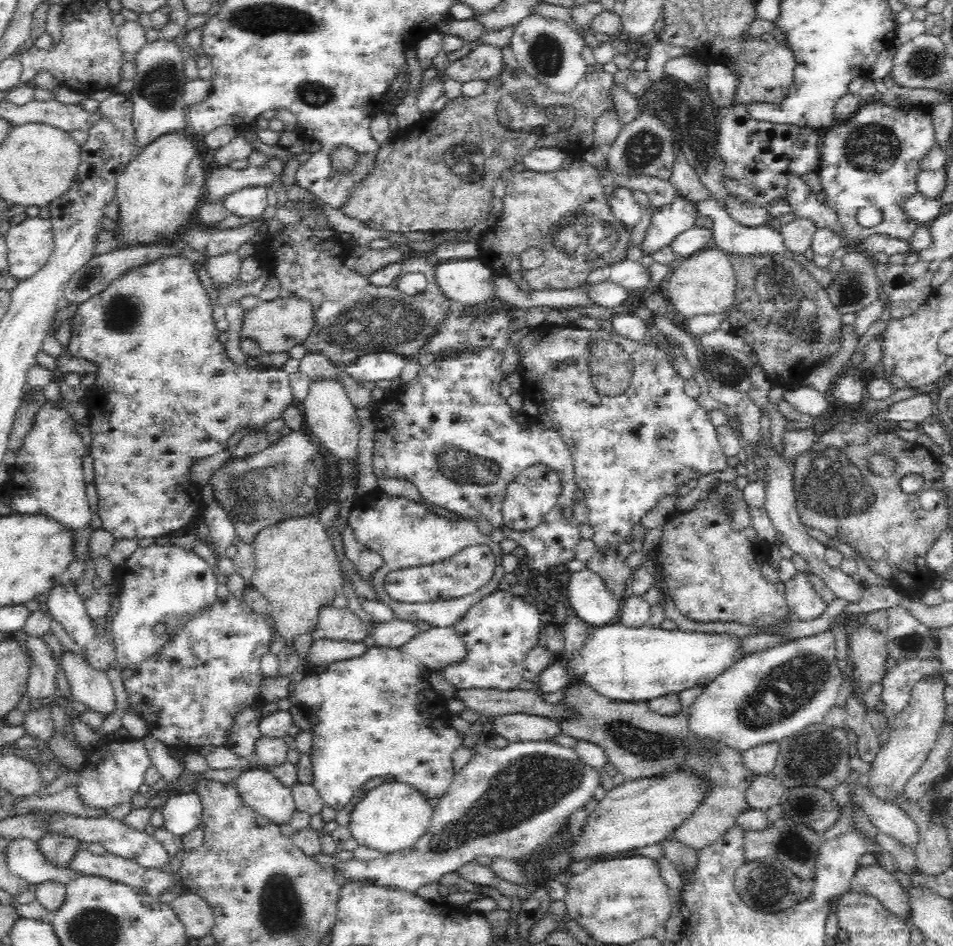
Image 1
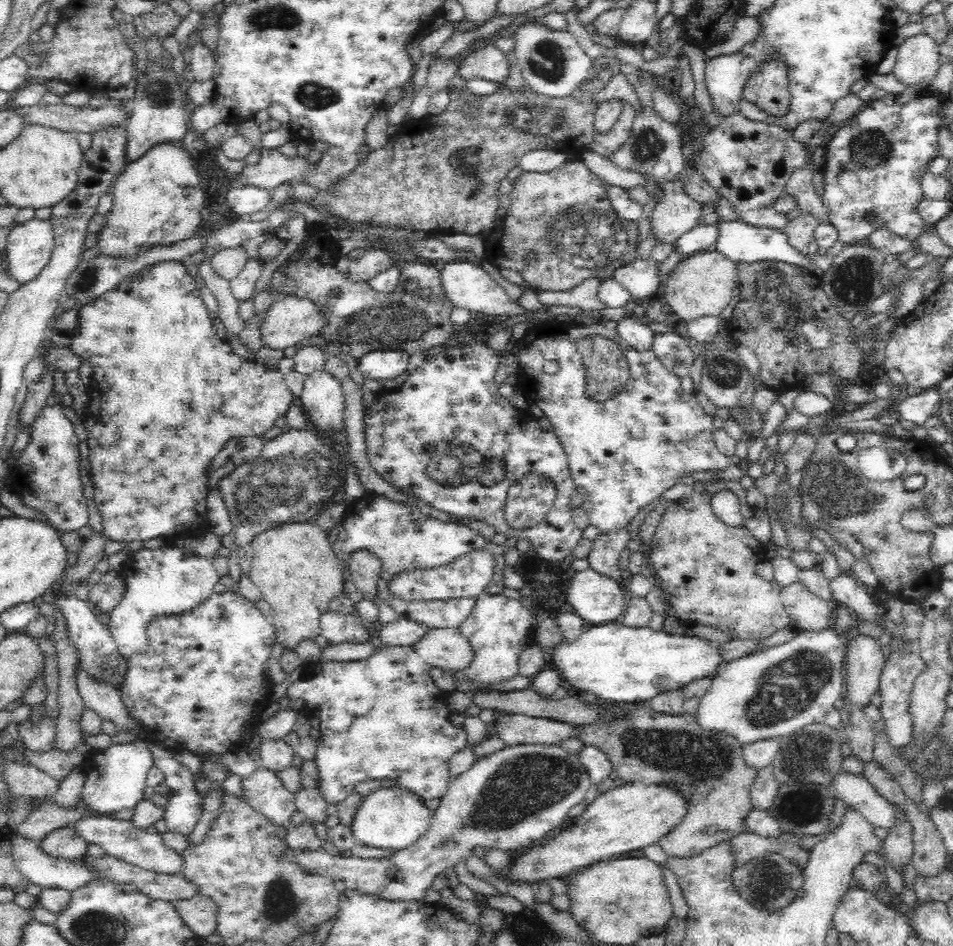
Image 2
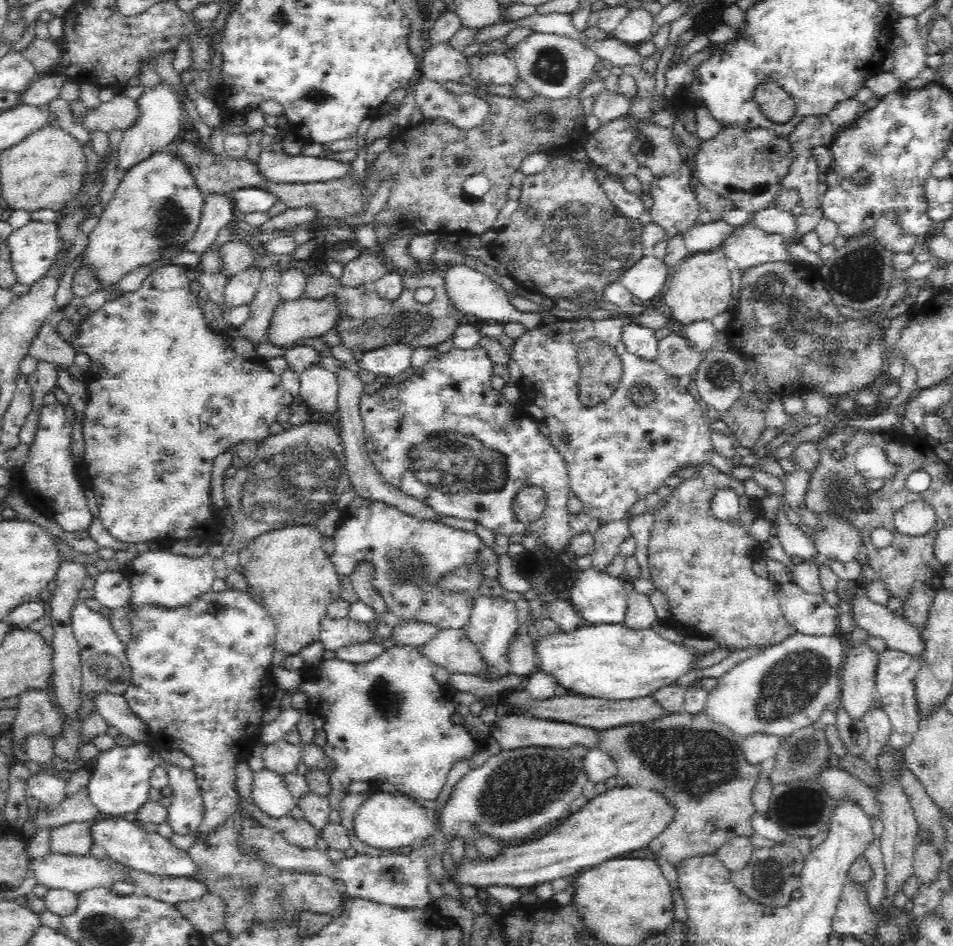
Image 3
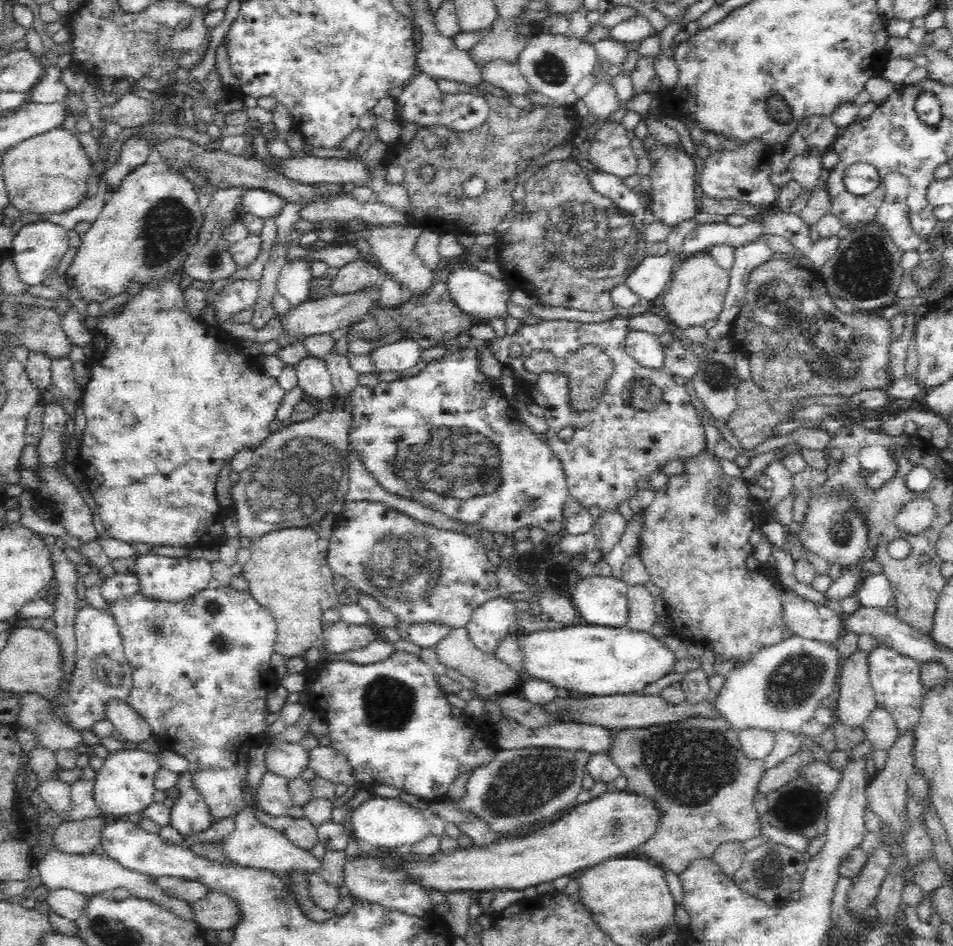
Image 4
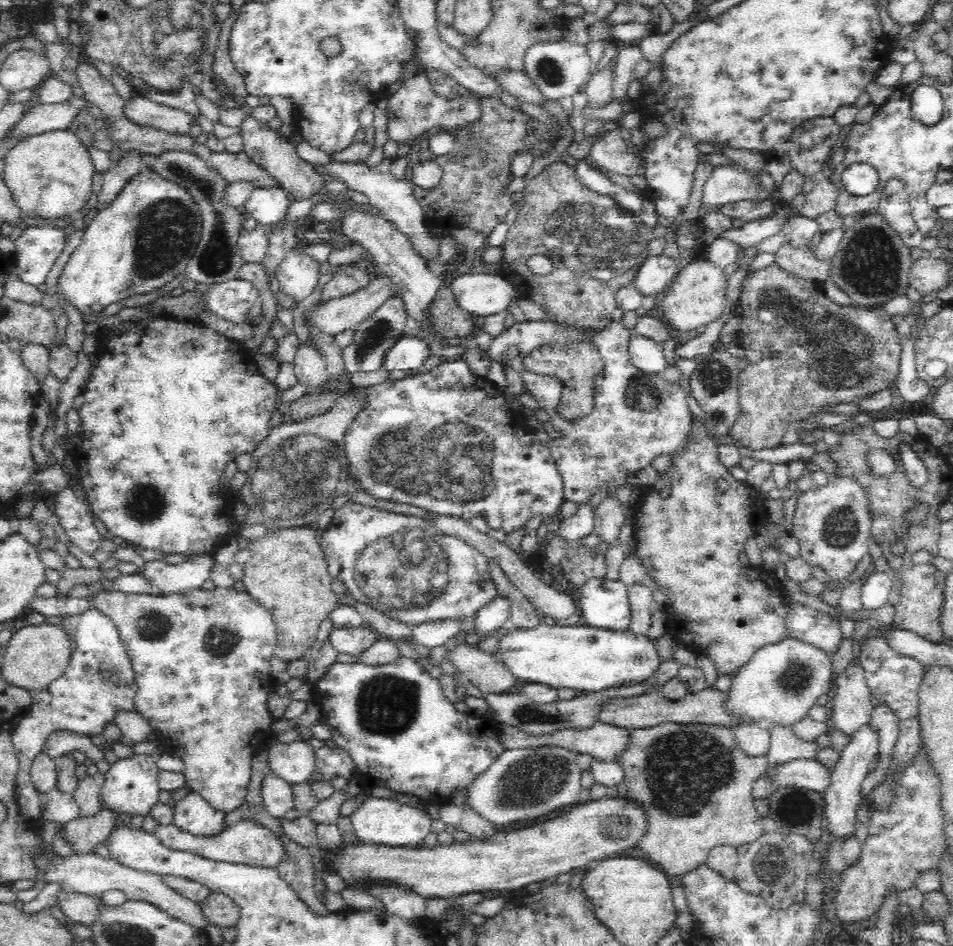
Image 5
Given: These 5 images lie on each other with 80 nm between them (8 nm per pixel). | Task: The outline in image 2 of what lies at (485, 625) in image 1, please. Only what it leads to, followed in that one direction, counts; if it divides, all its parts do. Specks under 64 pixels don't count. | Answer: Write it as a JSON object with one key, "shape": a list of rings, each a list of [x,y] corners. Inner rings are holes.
{"shape":[[[486,591],[476,596],[474,608],[468,618],[459,626],[462,636],[466,637],[474,649],[472,664],[454,674],[458,680],[483,684],[500,684],[512,679],[517,674],[517,656],[520,649],[531,639],[535,625],[532,620],[532,608],[521,604],[520,599],[508,598],[501,594]]]}

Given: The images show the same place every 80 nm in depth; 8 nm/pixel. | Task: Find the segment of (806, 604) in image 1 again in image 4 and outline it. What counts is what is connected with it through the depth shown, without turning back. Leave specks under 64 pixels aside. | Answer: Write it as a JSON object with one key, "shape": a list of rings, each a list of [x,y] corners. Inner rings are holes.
{"shape":[[[791,590],[781,591],[784,622],[793,635],[835,646],[844,635],[841,617],[821,604],[802,600]]]}

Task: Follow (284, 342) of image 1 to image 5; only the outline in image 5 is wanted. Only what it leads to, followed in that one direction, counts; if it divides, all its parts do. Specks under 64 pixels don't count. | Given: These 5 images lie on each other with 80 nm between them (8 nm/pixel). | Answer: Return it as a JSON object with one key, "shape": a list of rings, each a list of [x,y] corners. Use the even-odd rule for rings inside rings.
{"shape":[[[375,275],[370,284],[364,286],[361,290],[346,296],[345,298],[330,300],[326,304],[317,304],[312,313],[305,317],[305,321],[314,323],[318,329],[328,331],[331,335],[336,335],[345,329],[355,328],[362,324],[375,310],[384,305],[387,301],[399,297],[401,290],[388,276]]]}

